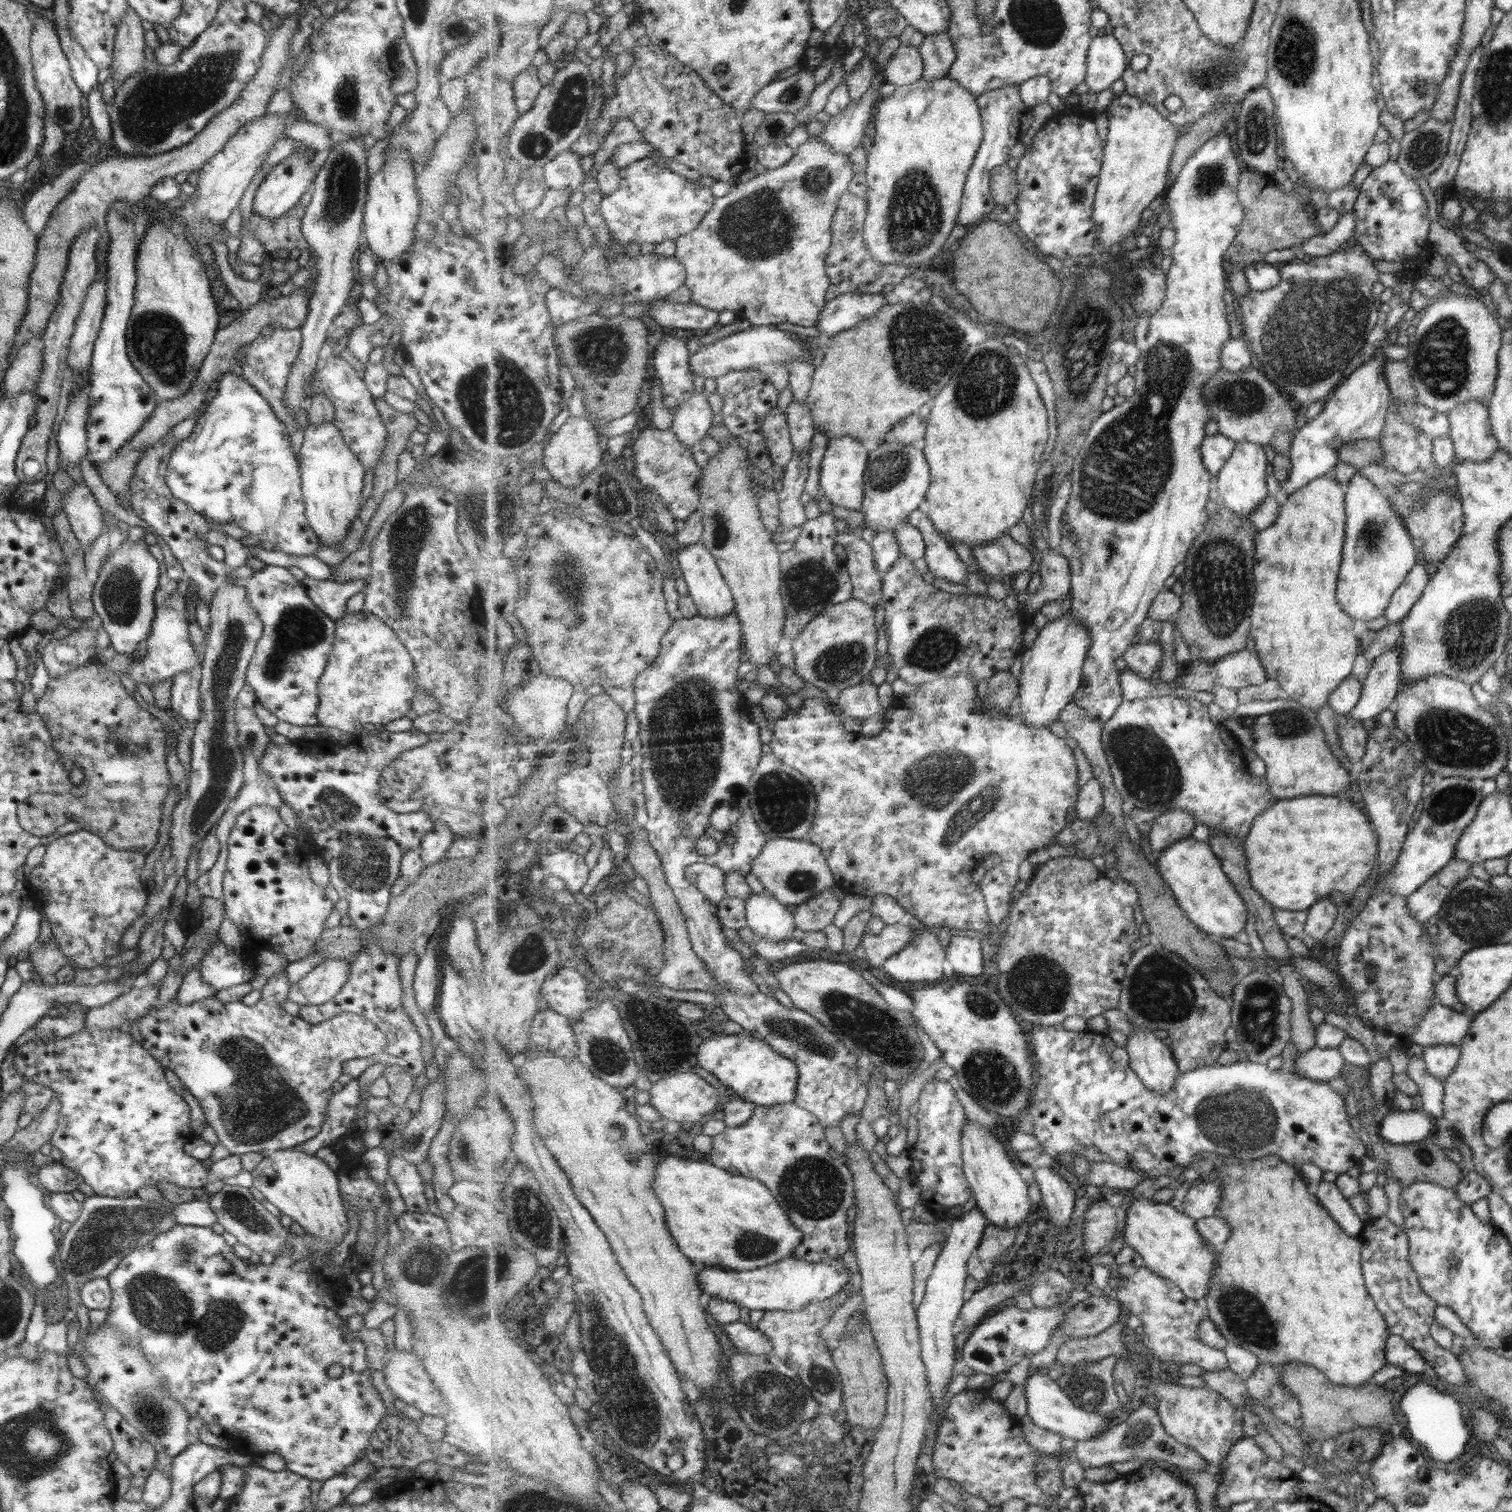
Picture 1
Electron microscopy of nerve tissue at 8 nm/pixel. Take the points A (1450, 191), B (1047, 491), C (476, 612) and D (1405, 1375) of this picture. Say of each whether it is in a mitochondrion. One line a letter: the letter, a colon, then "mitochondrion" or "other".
A: other
B: other
C: other
D: other

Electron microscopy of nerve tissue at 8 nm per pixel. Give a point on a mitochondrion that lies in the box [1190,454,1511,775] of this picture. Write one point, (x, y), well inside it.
(1450, 739)

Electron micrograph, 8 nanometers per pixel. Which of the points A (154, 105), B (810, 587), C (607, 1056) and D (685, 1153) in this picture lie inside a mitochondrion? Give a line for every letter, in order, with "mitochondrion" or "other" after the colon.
A: mitochondrion
B: mitochondrion
C: mitochondrion
D: other

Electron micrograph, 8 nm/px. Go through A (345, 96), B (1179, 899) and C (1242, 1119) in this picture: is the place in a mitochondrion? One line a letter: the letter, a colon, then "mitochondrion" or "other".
A: mitochondrion
B: other
C: mitochondrion

